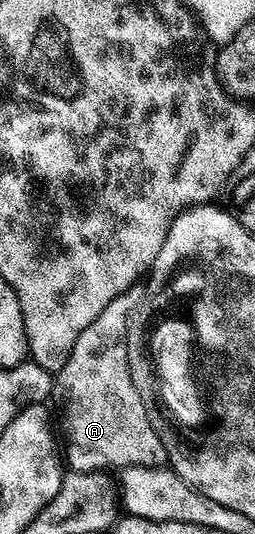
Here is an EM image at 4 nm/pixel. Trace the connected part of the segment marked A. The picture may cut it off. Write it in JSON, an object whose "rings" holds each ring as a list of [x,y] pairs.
{"rings":[[[124,295],[113,299],[113,303],[109,303],[109,307],[105,307],[105,311],[101,311],[101,315],[97,315],[97,319],[93,319],[93,323],[89,323],[89,327],[85,327],[85,331],[81,331],[81,335],[77,335],[77,343],[73,343],[73,351],[69,355],[69,359],[65,359],[65,367],[61,367],[59,373],[53,377],[53,401],[59,404],[59,413],[57,409],[57,425],[63,428],[63,437],[61,433],[61,441],[65,446],[65,461],[74,472],[77,473],[98,473],[102,474],[103,469],[115,469],[114,471],[122,471],[129,467],[147,467],[149,469],[157,469],[168,464],[167,448],[163,446],[163,439],[158,428],[151,426],[153,421],[152,414],[145,411],[145,398],[137,395],[137,387],[133,387],[133,379],[129,379],[129,359],[127,358],[127,328],[129,327],[129,319],[131,312],[137,308],[137,301],[134,296]]]}

